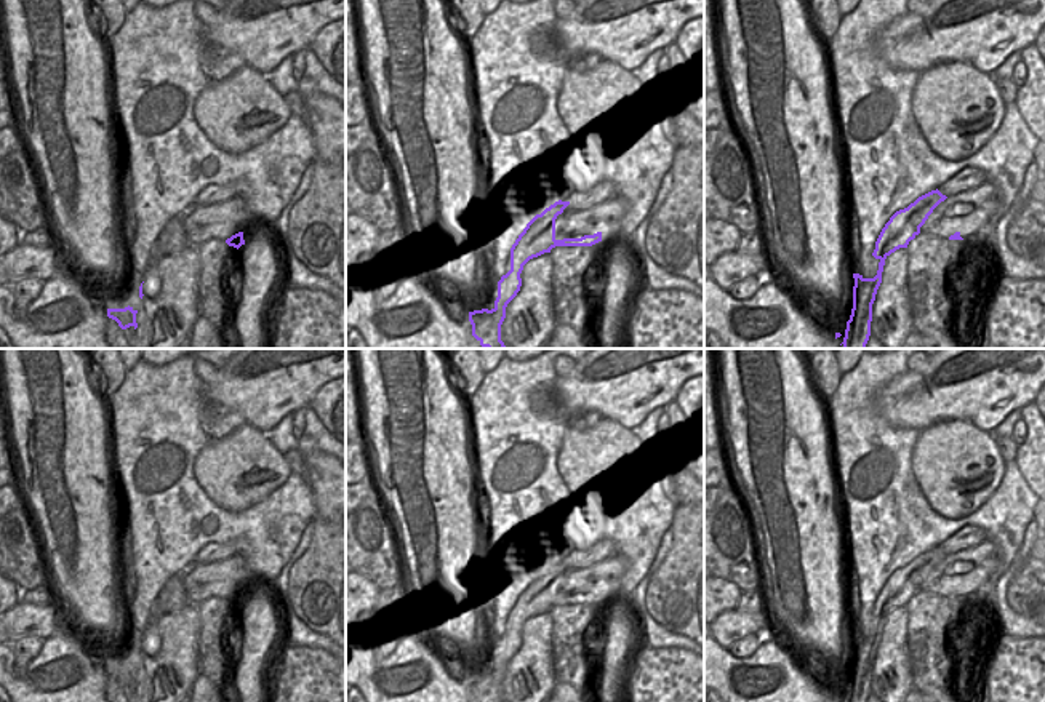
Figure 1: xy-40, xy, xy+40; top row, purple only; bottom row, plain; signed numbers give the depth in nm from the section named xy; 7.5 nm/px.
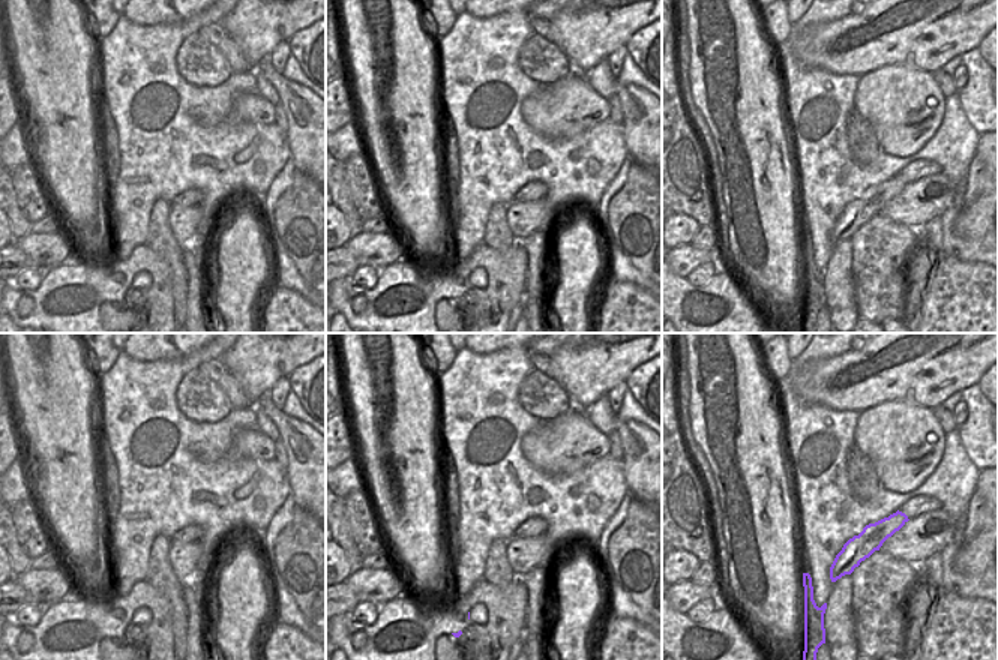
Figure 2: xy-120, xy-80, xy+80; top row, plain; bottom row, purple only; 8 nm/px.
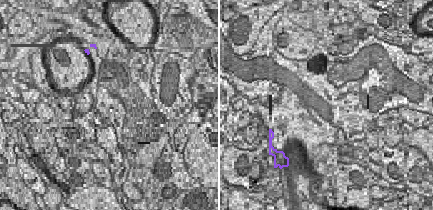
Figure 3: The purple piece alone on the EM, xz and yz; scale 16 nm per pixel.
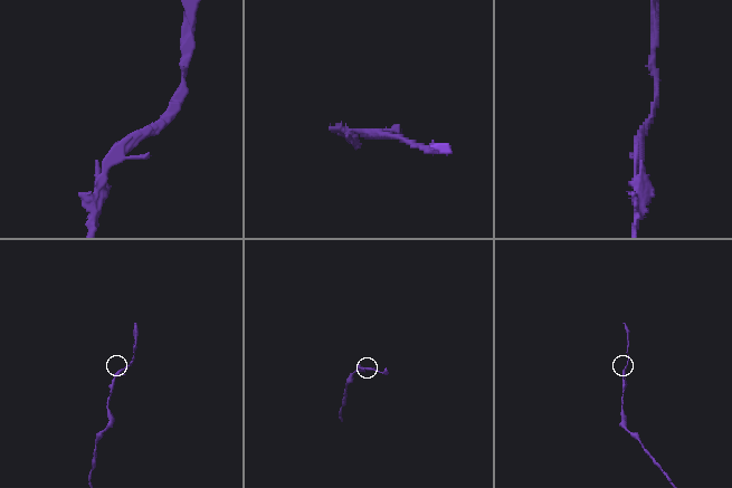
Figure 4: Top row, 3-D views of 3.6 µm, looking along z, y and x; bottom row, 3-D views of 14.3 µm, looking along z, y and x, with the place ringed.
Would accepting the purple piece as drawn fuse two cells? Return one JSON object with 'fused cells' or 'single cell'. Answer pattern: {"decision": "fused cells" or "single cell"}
{"decision": "single cell"}

